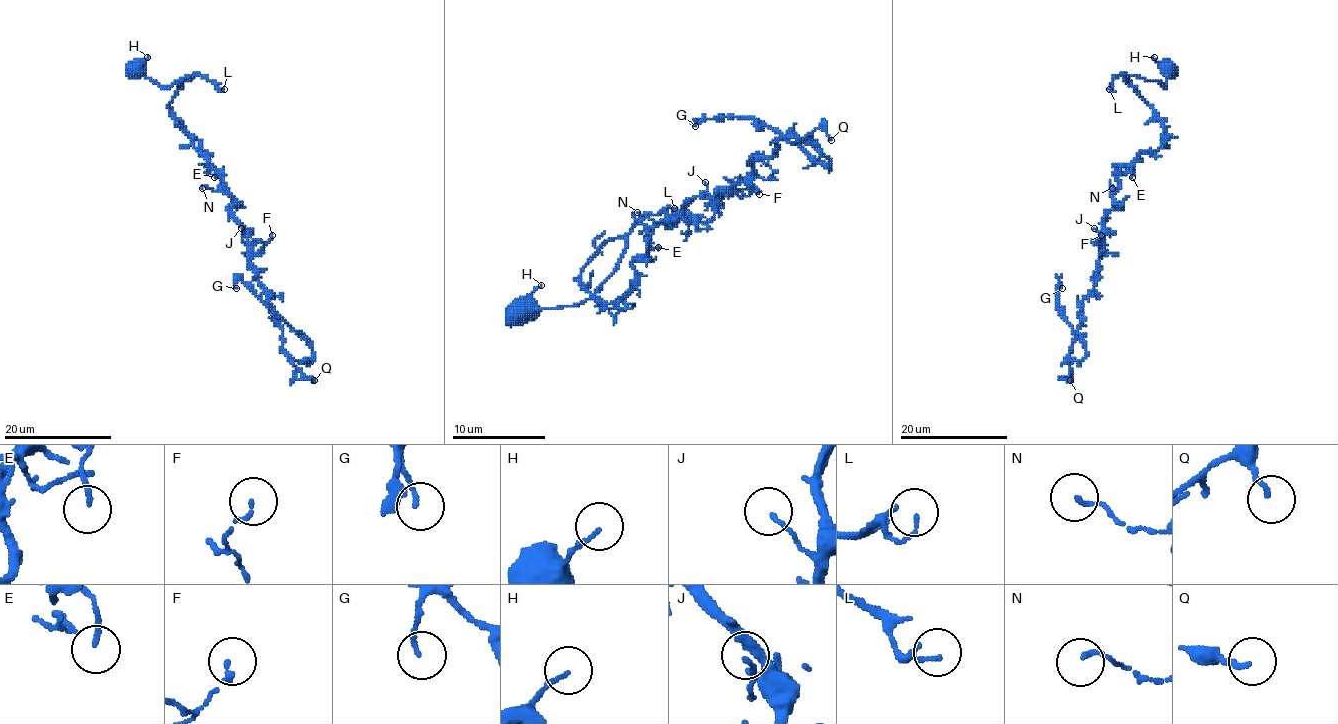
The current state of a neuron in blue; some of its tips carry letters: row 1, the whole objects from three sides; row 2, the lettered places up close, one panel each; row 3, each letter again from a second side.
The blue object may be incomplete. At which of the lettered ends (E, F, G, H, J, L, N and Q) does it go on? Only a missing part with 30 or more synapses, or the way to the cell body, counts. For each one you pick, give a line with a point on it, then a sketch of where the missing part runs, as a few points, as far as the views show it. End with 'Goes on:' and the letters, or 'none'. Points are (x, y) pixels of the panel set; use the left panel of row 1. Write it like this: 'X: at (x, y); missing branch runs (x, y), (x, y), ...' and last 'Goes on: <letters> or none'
Goes on: none

